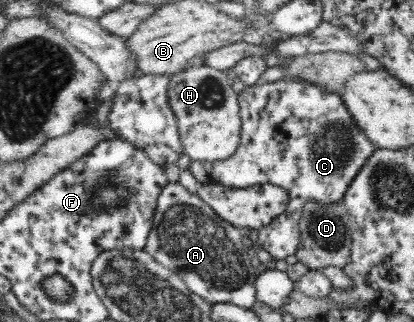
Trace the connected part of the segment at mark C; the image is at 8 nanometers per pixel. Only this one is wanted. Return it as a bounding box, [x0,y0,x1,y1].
[209,77,373,260]

